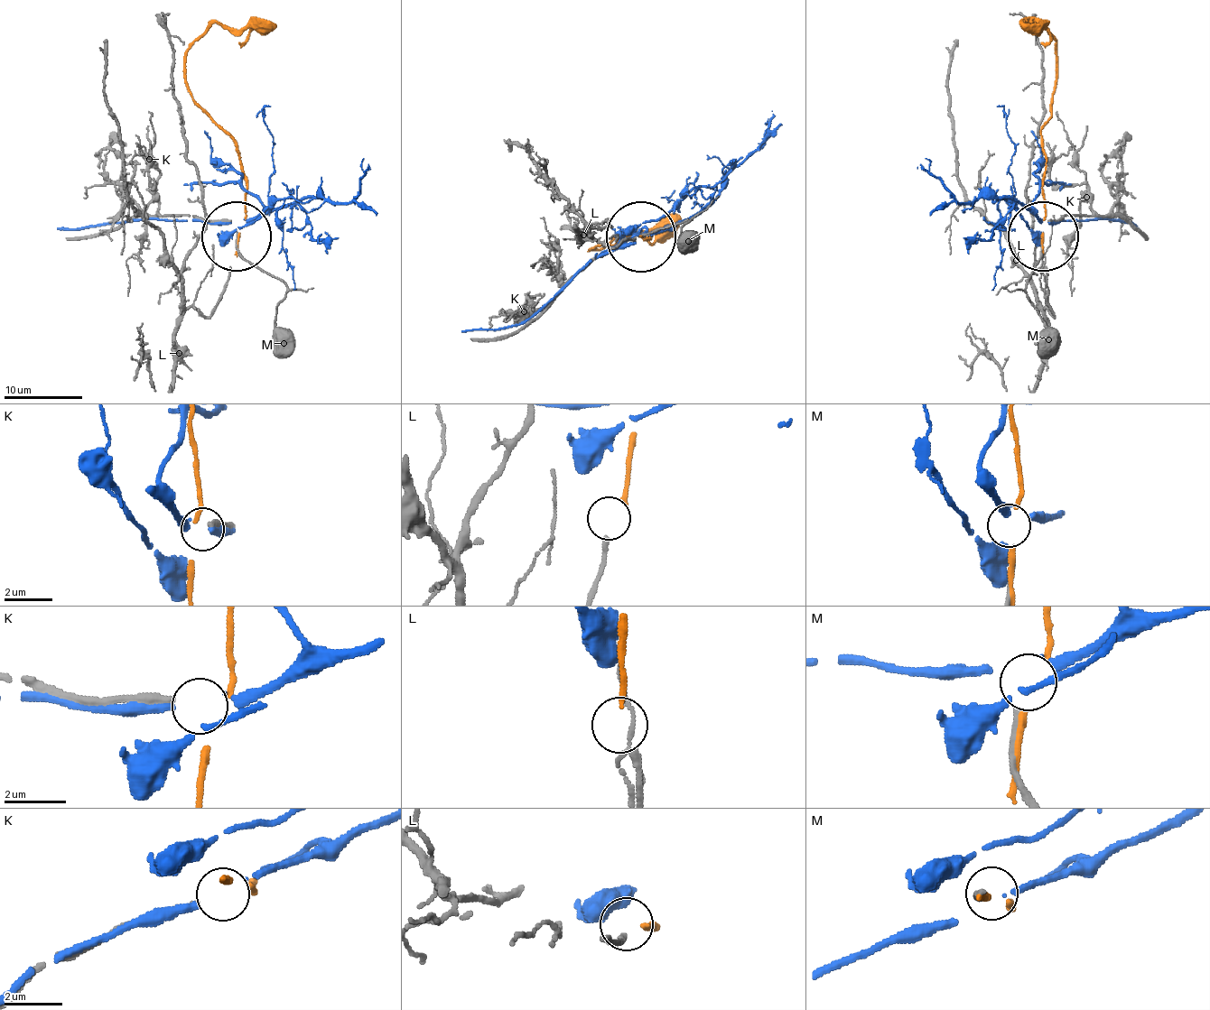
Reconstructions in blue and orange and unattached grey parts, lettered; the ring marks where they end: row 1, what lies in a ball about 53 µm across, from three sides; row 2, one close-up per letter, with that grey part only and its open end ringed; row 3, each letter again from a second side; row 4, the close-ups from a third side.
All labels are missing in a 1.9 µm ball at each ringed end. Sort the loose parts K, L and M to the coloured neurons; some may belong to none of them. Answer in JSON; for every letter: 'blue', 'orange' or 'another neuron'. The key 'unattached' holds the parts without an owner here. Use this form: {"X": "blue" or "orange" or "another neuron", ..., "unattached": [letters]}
{"K": "another neuron", "L": "orange", "M": "blue", "unattached": ["K"]}

